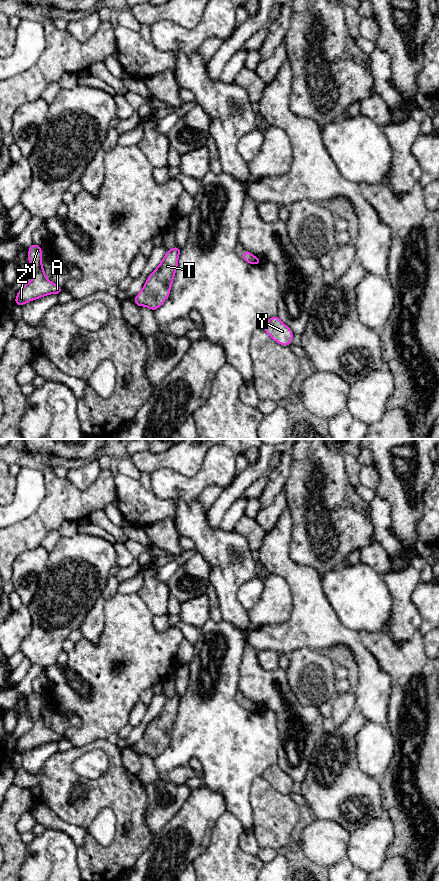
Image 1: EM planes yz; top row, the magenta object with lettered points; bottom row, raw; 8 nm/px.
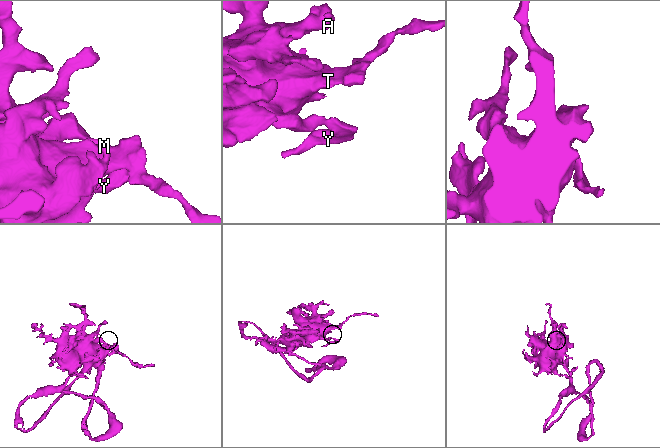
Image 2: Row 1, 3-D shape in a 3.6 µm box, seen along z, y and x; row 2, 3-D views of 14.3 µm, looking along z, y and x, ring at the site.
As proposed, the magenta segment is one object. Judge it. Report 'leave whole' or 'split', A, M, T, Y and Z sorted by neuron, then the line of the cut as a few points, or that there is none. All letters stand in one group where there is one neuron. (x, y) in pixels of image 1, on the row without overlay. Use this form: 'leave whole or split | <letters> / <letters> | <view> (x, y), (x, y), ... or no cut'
leave whole | A M T Y Z | no cut

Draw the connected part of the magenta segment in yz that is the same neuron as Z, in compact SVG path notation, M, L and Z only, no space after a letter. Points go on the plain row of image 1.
M32 692L28 697L28 710L30 711L34 723L29 731L26 731L18 739L14 751L22 755L23 752L39 747L50 742L60 743L63 735L60 735L46 726L45 718L42 714L42 695Z

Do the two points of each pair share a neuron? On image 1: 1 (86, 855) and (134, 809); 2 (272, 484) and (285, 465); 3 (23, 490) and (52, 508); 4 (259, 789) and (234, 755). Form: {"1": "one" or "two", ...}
{"1": "one", "2": "one", "3": "two", "4": "two"}

